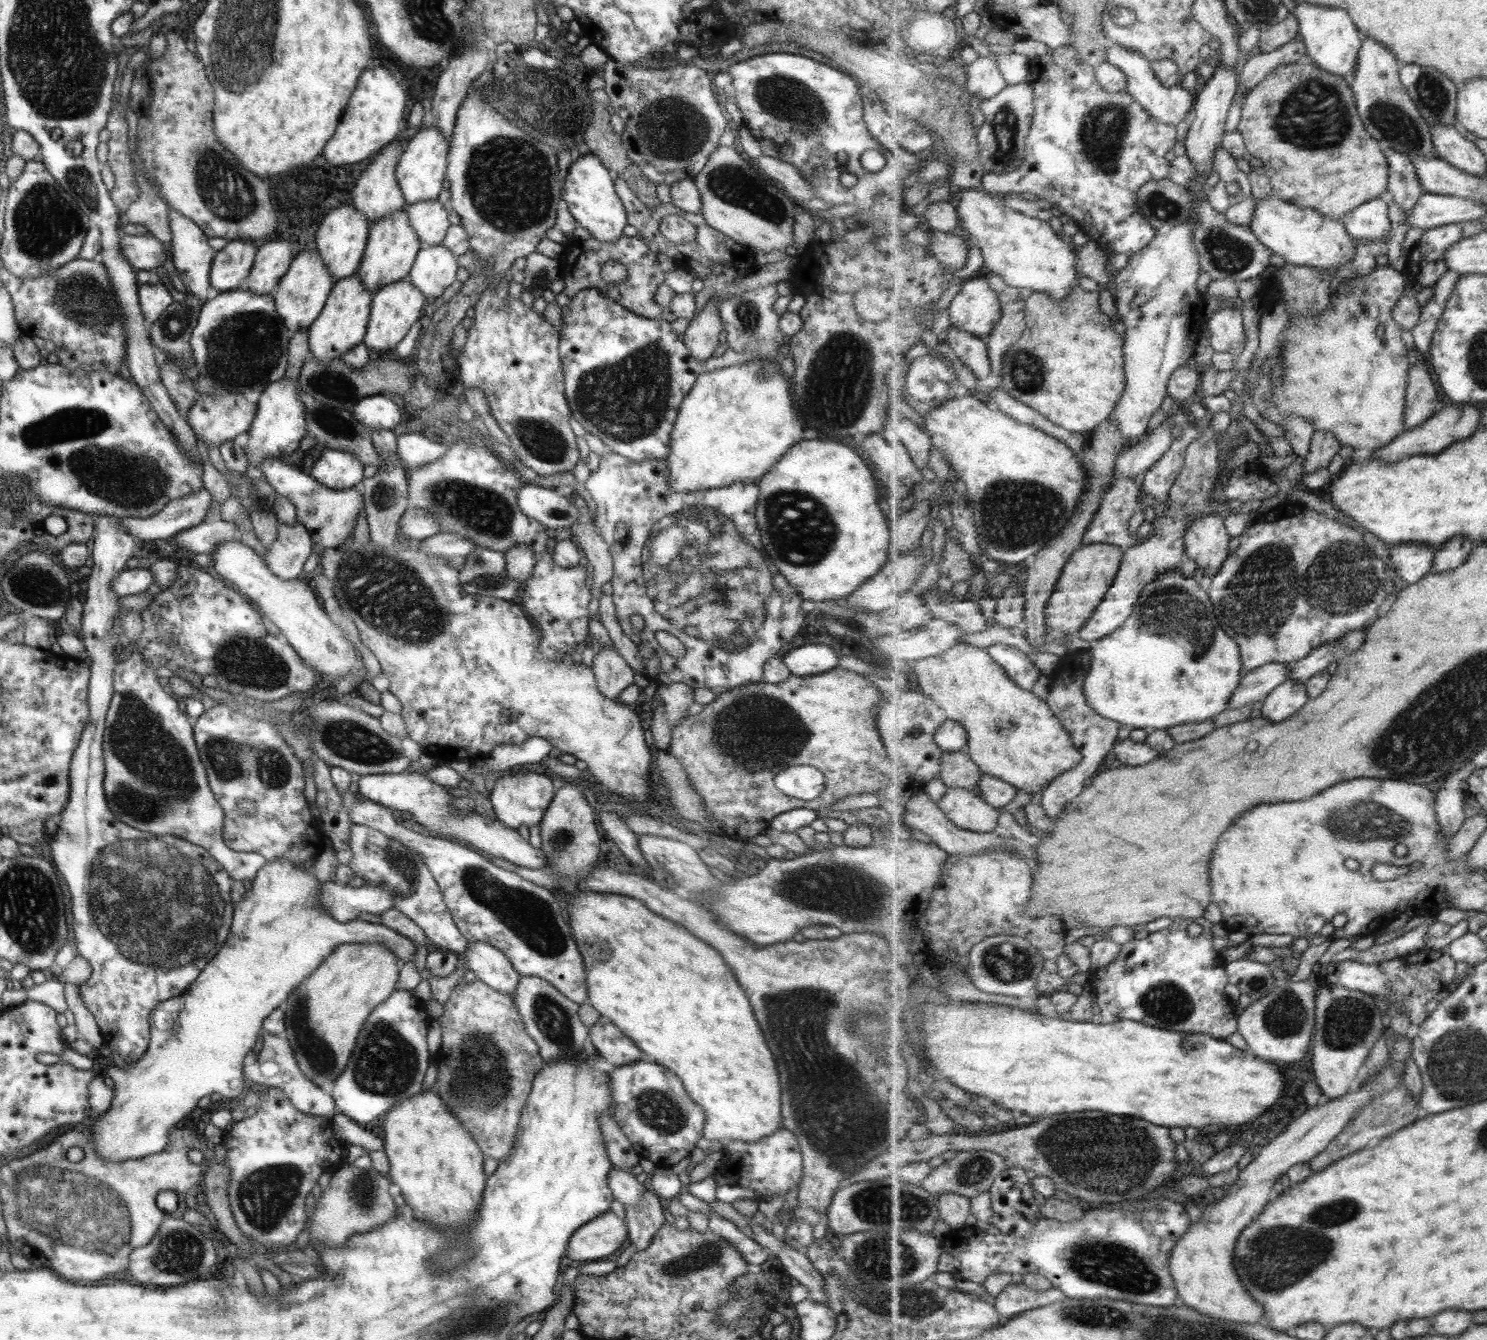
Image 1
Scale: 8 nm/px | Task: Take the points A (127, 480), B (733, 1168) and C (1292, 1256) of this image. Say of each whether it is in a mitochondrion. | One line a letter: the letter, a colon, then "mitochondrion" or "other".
A: mitochondrion
B: other
C: mitochondrion

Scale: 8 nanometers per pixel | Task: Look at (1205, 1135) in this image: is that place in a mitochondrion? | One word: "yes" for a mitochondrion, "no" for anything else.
no

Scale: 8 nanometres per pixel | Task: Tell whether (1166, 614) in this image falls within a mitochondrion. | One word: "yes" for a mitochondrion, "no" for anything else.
yes

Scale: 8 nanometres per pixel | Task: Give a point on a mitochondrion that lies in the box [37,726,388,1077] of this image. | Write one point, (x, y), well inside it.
(161, 933)

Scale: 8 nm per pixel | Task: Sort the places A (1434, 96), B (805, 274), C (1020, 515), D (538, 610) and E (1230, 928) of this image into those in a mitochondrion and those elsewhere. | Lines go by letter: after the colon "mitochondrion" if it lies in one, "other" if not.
A: mitochondrion
B: other
C: mitochondrion
D: other
E: other

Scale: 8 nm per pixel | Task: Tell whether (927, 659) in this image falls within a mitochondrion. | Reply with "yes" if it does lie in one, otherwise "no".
no

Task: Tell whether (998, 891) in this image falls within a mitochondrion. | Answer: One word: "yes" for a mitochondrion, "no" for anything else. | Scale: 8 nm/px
no

